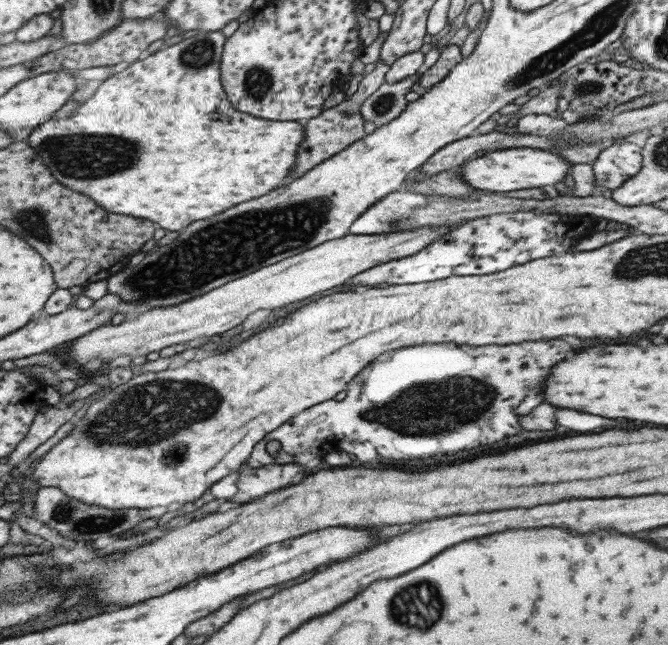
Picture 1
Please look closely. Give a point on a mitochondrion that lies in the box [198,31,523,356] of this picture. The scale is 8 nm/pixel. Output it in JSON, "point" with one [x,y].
{"point":[258,80]}

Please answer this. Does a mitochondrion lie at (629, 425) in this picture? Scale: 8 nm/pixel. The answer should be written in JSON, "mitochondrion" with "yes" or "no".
{"mitochondrion":"no"}

